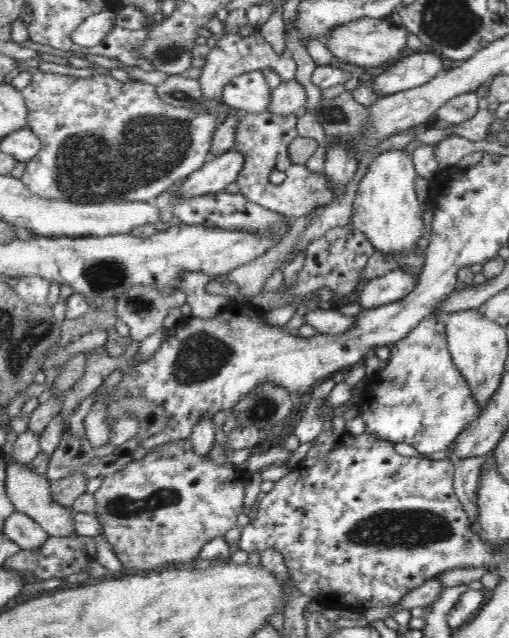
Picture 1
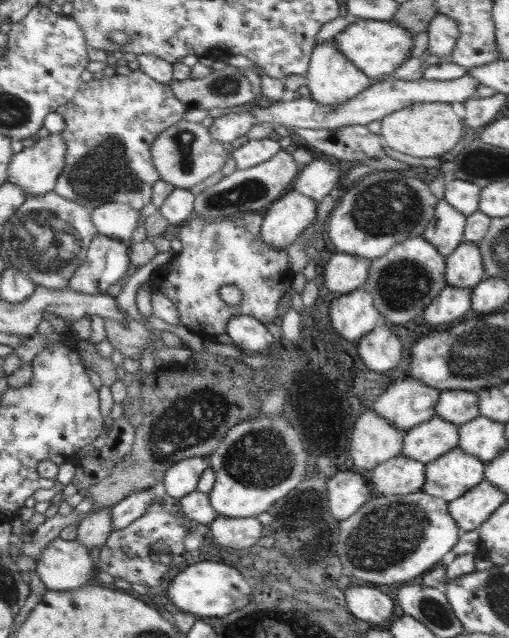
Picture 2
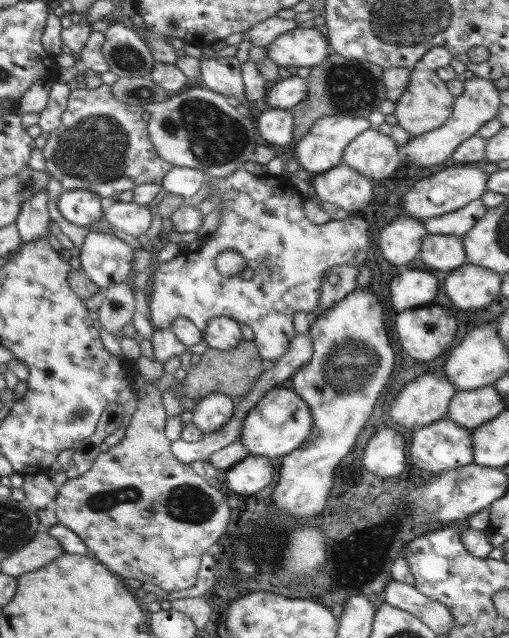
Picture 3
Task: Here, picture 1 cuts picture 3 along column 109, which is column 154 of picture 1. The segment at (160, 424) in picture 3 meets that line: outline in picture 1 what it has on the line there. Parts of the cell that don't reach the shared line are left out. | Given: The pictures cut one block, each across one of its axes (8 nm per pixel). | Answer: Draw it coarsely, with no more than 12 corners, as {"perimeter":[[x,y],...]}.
{"perimeter":[[168,442],[108,476],[123,570],[194,564],[243,511],[233,463]]}

